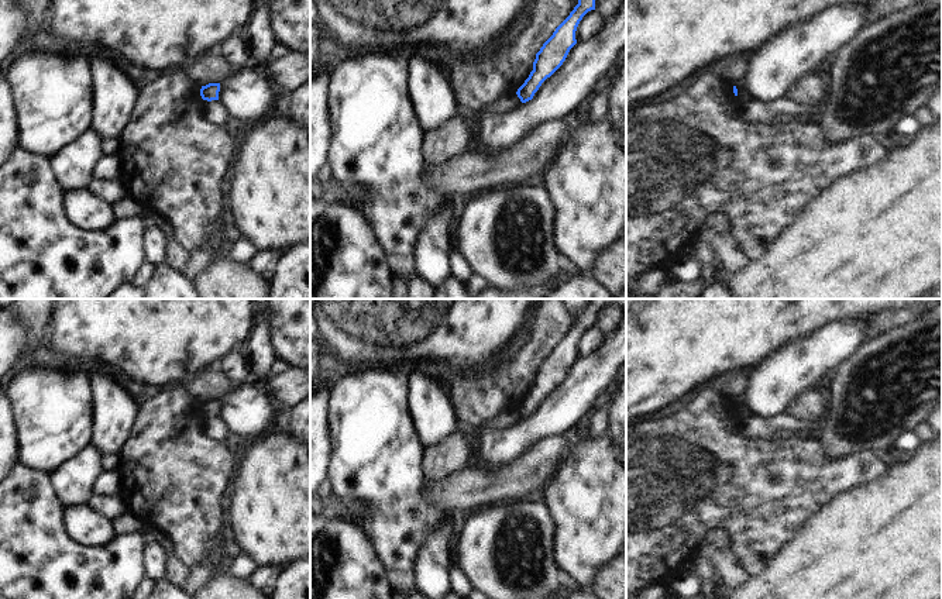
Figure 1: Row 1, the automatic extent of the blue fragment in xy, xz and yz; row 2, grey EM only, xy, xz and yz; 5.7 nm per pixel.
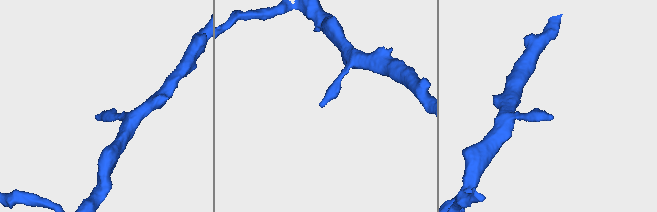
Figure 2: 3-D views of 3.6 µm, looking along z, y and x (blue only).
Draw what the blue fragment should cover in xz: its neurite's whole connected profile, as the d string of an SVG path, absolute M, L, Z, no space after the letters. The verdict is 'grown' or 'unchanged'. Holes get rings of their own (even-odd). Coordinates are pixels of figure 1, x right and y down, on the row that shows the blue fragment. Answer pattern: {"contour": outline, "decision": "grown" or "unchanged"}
{"contour": "M578 0L570 16L543 44L536 54L533 70L516 92L522 103L532 100L542 83L563 65L570 49L577 44L575 31L580 21L591 10L595 10L595 0Z", "decision": "unchanged"}

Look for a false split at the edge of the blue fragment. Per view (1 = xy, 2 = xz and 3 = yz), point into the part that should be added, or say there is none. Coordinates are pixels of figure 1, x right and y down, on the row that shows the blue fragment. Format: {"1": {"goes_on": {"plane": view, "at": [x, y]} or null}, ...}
{"1": {"goes_on": null}, "2": {"goes_on": null}, "3": {"goes_on": null}}

